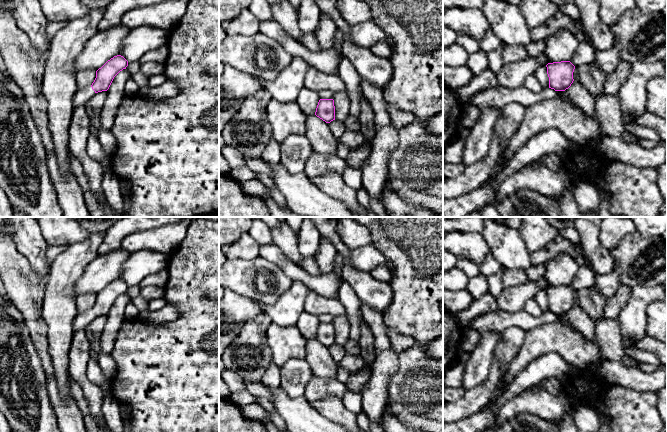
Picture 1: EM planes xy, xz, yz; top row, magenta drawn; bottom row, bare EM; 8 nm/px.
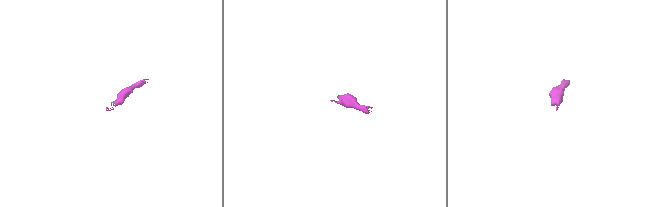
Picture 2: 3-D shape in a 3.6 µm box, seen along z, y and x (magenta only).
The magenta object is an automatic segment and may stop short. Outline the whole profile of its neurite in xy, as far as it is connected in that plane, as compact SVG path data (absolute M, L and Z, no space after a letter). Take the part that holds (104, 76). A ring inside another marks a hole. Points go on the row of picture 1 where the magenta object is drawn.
M121 55L114 56L96 71L94 82L78 89L74 95L73 106L85 105L98 92L107 91L114 77L128 66L128 61Z

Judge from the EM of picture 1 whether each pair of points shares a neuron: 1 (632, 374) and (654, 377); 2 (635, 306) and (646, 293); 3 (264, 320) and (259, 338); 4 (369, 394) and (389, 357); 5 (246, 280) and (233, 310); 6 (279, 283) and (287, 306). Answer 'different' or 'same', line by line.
1: same
2: same
3: same
4: same
5: different
6: different

